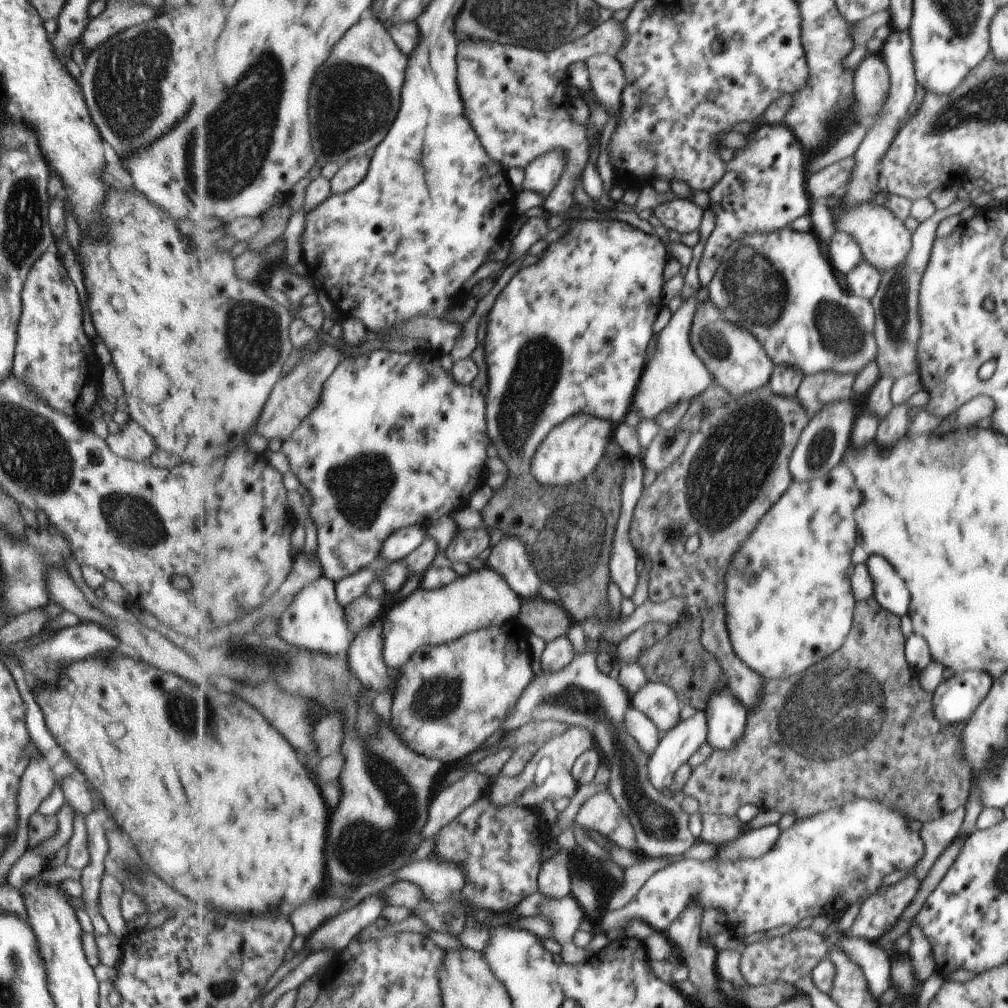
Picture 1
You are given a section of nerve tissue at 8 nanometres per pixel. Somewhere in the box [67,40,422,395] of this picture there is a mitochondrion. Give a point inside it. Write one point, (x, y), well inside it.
(225, 157)

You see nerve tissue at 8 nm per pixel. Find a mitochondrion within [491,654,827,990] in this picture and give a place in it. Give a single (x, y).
(657, 820)

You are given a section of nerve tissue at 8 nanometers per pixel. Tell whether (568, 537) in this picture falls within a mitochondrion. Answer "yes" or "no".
yes

